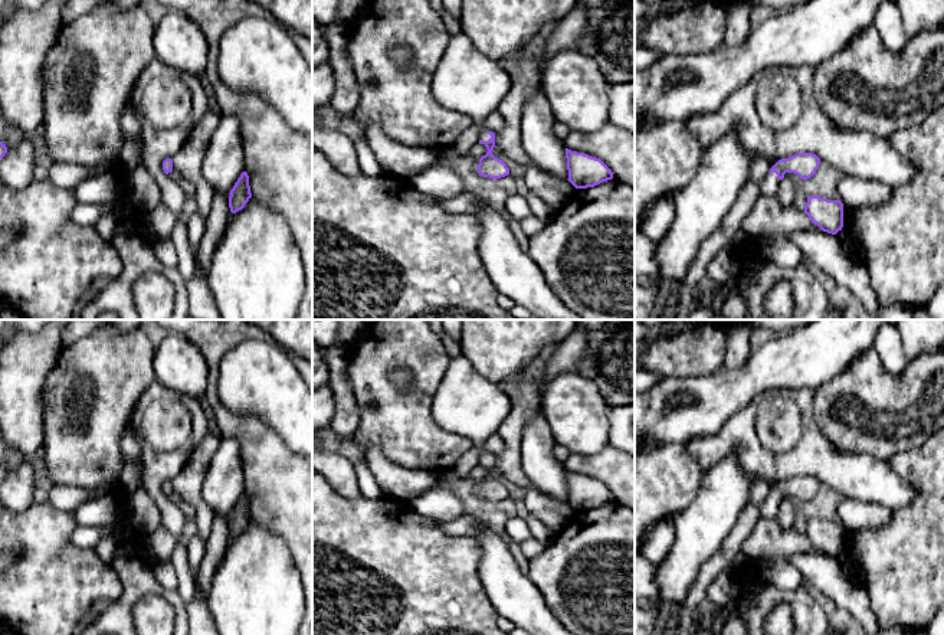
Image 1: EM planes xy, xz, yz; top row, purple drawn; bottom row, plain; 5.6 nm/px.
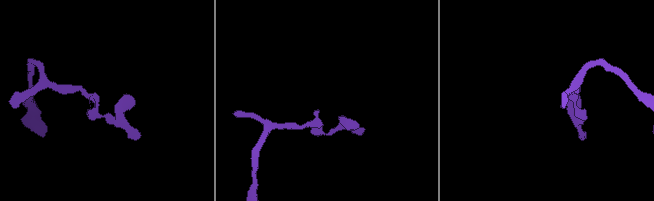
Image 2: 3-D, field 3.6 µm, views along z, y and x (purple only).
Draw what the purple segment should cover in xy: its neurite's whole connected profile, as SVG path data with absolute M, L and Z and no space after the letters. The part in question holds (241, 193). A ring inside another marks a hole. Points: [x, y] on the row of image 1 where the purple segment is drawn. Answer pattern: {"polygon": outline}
{"polygon": "M246 171L240 174L237 181L235 183L233 189L229 193L229 207L232 213L236 213L245 207L245 204L252 197L250 186L249 186L249 176Z"}

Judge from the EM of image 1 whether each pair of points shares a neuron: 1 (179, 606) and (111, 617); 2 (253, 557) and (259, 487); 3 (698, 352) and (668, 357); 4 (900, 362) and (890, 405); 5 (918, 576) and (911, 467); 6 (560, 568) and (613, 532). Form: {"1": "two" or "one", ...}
{"1": "one", "2": "two", "3": "one", "4": "two", "5": "one", "6": "one"}

